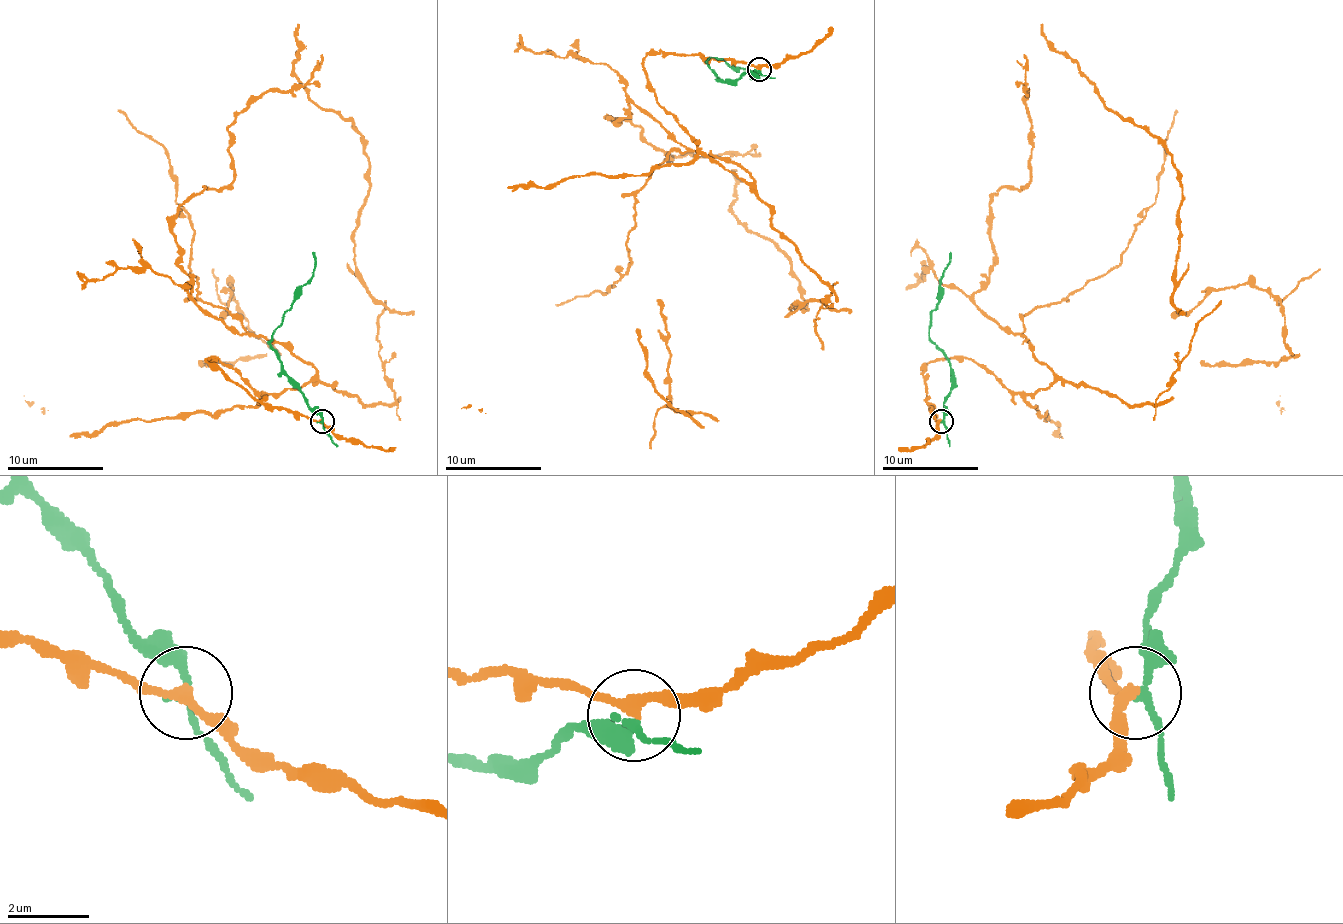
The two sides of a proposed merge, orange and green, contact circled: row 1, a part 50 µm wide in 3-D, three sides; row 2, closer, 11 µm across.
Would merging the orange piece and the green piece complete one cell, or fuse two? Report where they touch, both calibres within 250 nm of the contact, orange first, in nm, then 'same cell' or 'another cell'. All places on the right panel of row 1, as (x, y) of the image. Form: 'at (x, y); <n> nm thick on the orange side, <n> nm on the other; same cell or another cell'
at (941, 421); 240 nm thick on the orange side, 190 nm on the other; another cell

